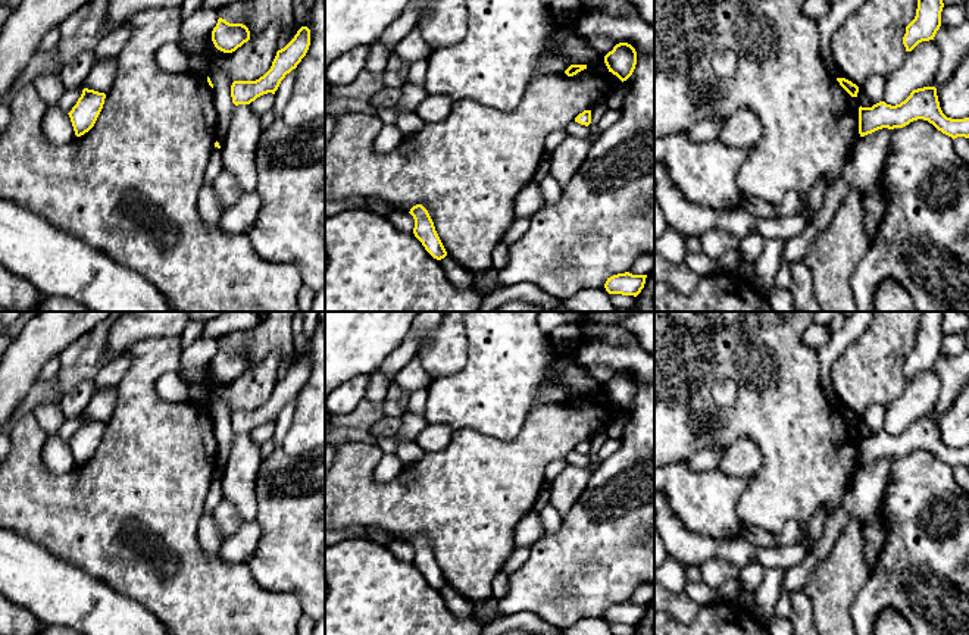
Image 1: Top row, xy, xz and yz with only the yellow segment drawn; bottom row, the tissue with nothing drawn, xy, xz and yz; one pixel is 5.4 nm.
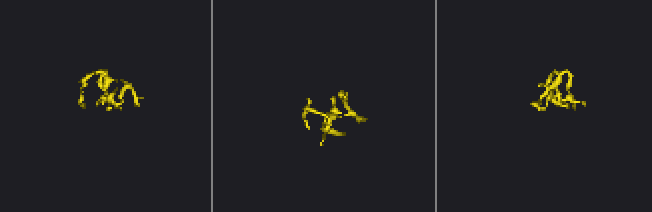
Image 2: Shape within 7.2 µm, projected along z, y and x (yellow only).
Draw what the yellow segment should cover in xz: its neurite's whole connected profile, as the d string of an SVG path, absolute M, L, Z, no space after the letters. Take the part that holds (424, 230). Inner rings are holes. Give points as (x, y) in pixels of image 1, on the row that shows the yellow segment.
M416 204L409 212L415 219L413 234L422 243L425 250L437 260L447 256L447 251L435 231L434 222L428 210L422 204Z

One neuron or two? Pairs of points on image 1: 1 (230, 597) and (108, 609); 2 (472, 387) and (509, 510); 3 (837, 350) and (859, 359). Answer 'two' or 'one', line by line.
1: two
2: two
3: two

